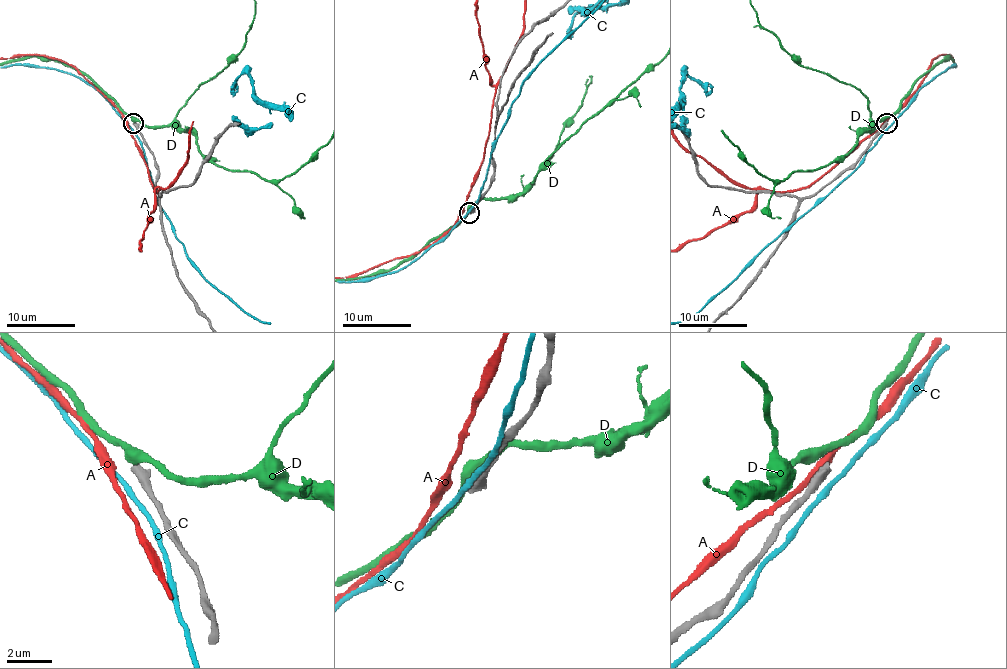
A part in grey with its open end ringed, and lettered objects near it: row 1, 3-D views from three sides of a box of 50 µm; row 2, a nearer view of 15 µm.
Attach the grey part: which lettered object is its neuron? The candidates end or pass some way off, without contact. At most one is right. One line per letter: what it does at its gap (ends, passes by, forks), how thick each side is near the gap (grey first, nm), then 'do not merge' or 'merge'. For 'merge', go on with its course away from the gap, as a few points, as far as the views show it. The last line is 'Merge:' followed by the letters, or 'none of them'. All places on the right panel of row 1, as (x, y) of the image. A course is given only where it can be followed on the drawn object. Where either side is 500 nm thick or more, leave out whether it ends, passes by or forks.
A: it passes by; calibres 400 and 360 nm; do not merge
C: it passes by; calibres 400 and 220 nm; do not merge
D: it passes by; calibres 400 and 440 nm; do not merge
Merge: none of them

